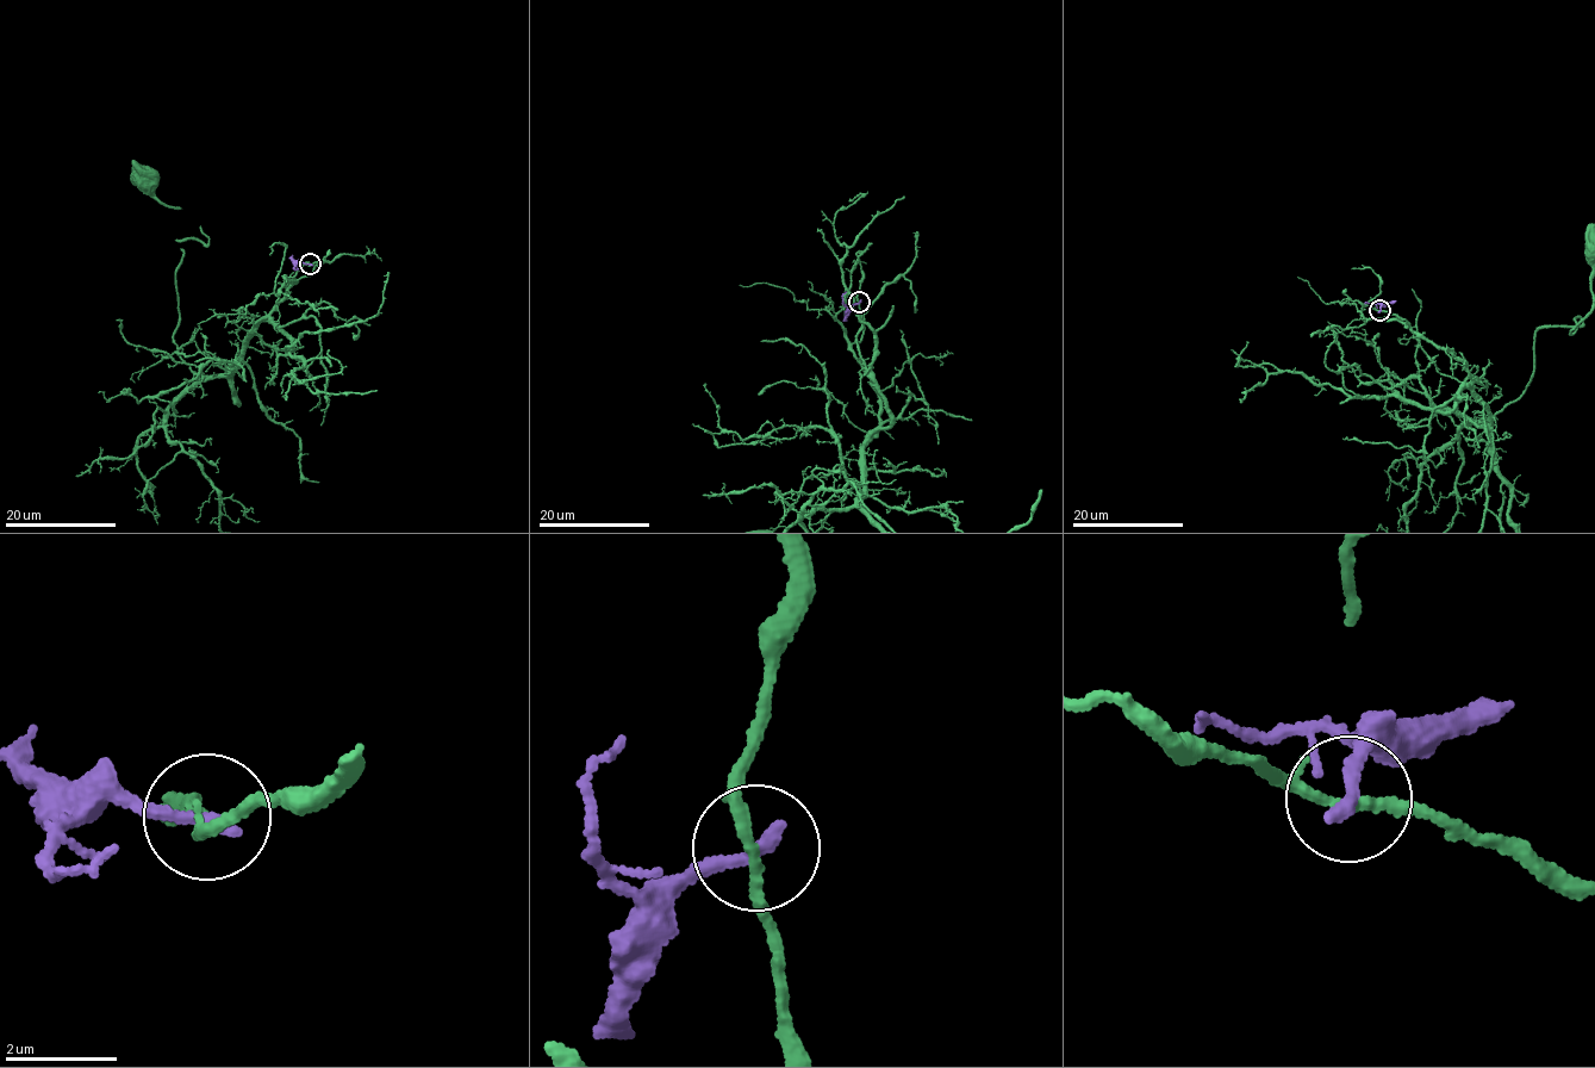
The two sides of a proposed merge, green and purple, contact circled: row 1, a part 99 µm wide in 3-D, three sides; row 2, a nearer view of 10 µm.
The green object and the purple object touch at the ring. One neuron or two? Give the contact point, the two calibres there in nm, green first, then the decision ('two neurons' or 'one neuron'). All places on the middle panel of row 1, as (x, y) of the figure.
(859, 302) | 150/280 nm | two neurons

